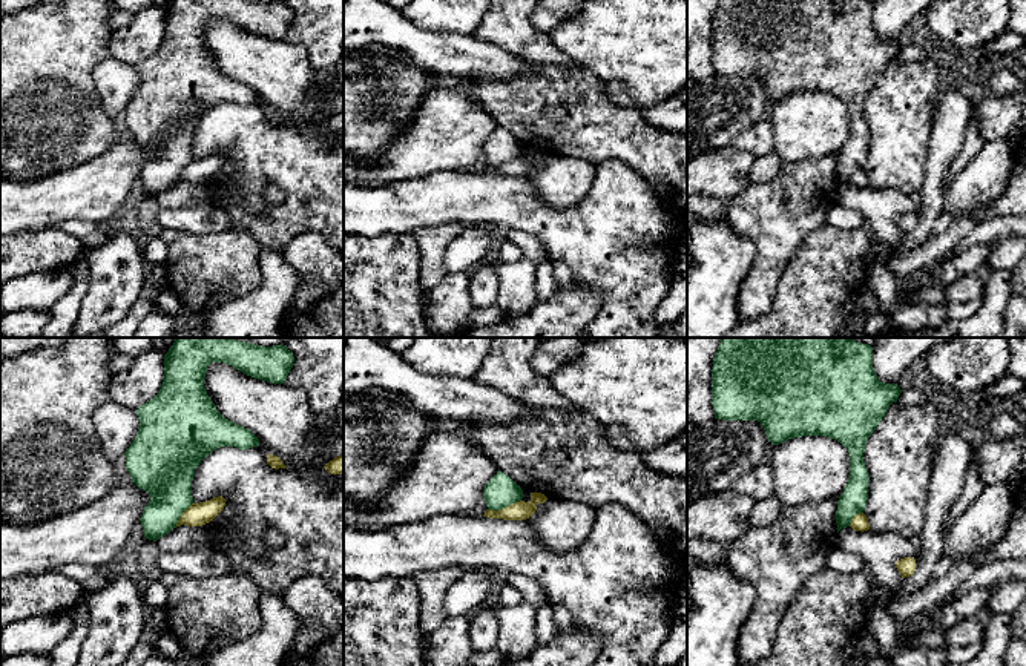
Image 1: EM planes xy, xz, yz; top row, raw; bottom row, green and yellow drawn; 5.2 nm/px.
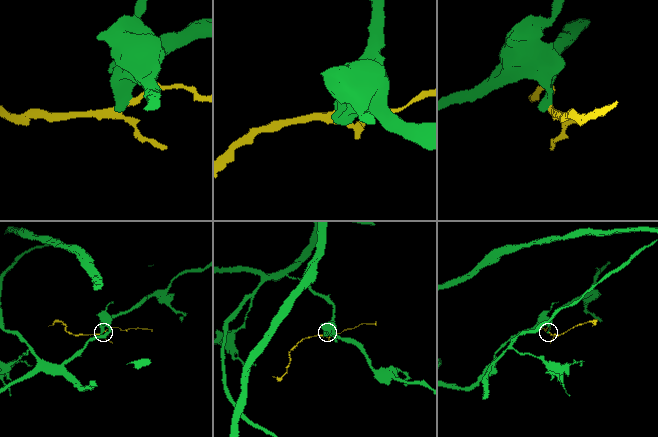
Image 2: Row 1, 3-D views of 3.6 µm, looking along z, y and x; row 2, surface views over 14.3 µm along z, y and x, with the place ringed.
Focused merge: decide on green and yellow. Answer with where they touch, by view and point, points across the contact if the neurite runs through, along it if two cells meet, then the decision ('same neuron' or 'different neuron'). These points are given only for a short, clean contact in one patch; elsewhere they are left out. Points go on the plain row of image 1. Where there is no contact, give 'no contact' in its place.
contact xz (503, 163); border xz (520, 155), (502, 164), (488, 166); different neuron

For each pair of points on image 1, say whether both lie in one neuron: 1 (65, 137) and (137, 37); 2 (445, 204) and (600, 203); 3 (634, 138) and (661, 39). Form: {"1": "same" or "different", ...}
{"1": "different", "2": "same", "3": "different"}

